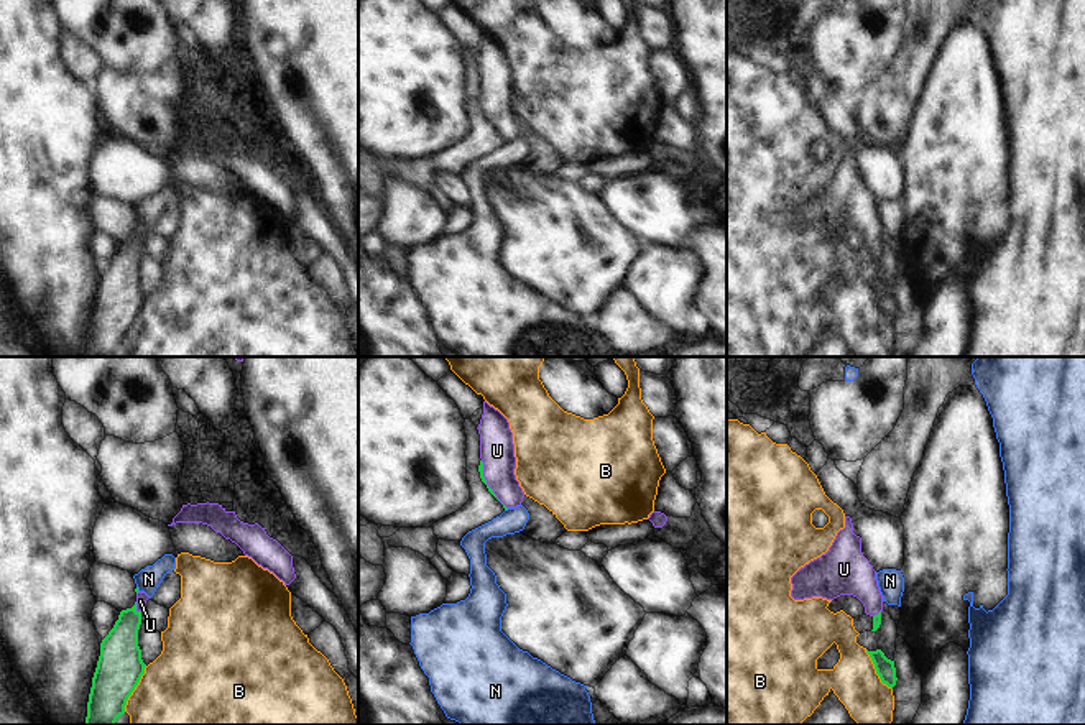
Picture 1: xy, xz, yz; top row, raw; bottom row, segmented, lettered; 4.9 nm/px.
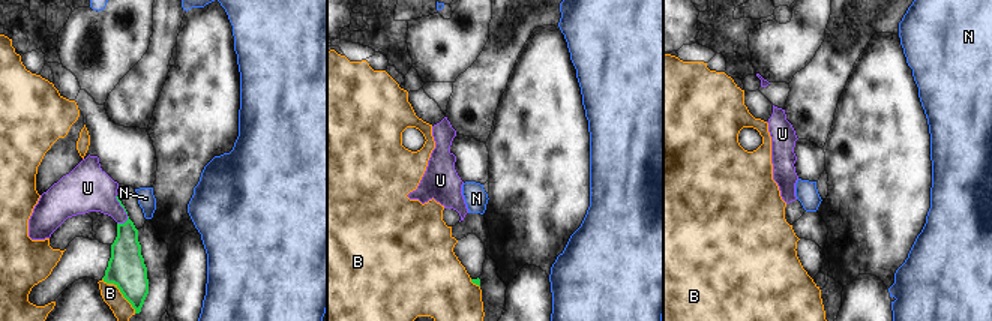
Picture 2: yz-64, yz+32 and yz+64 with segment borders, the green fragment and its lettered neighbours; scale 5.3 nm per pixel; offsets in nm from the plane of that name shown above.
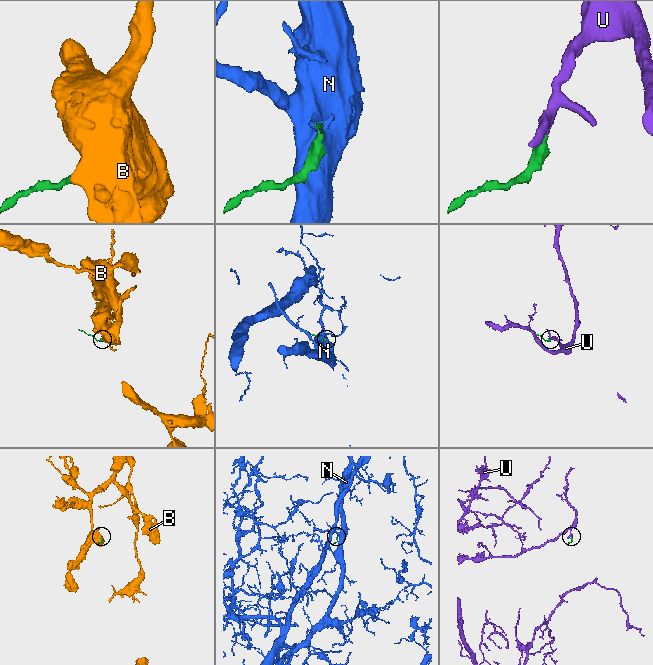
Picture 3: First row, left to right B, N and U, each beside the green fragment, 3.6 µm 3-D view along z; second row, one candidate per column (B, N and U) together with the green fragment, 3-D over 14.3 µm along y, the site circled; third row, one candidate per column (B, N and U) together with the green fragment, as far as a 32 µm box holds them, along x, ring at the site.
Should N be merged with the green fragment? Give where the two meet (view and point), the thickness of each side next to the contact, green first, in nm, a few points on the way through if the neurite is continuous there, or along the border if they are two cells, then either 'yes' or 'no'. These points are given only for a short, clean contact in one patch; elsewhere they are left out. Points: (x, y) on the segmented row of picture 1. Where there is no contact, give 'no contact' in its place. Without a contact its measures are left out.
contact xy (137, 589); calibres 20 and 120 nm; border xy (137, 586), (138, 591); no

